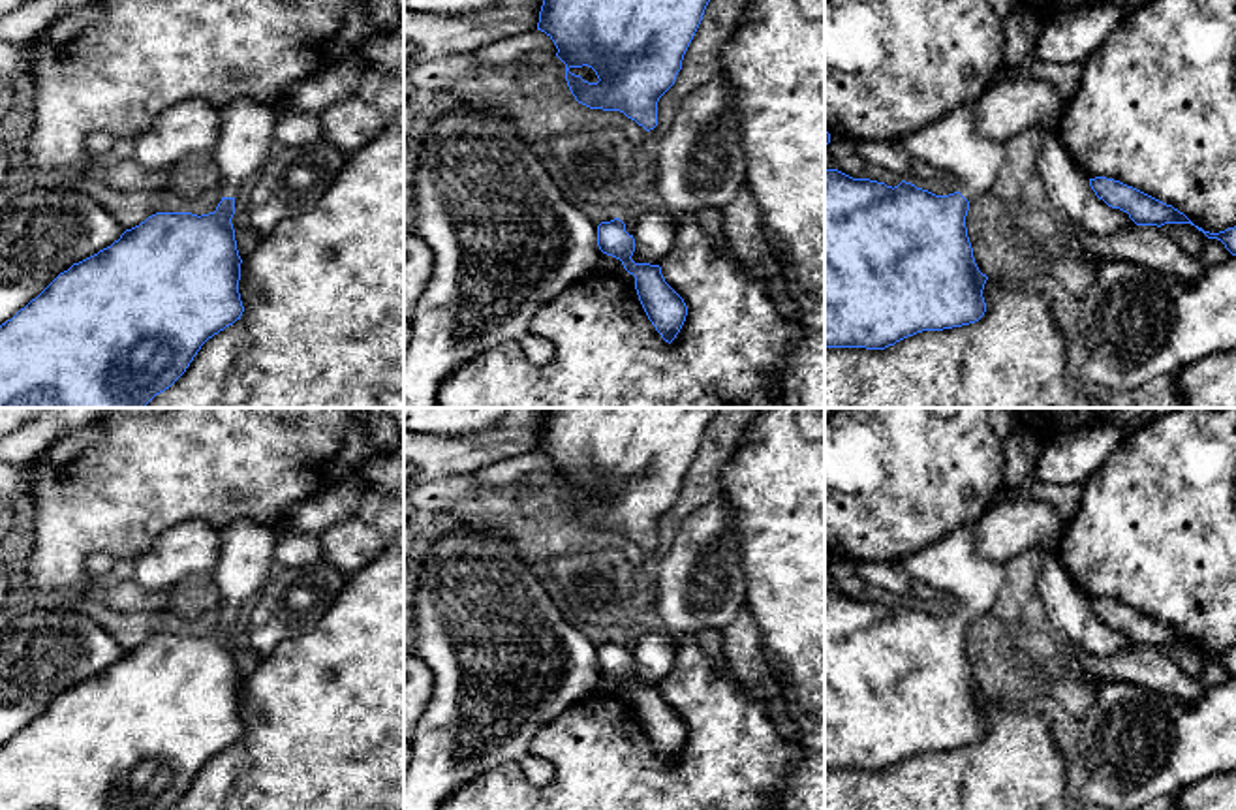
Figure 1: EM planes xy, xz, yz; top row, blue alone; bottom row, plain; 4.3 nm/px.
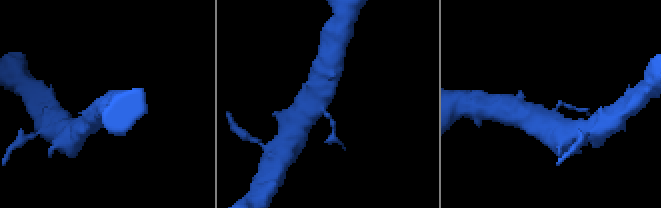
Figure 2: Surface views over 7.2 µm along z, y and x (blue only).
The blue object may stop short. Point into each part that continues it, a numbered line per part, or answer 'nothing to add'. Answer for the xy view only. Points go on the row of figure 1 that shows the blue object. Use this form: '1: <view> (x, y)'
1: xy (245, 141)

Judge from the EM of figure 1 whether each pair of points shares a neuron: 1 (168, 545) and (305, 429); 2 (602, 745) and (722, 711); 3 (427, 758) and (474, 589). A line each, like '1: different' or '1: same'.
1: different
2: same
3: same

